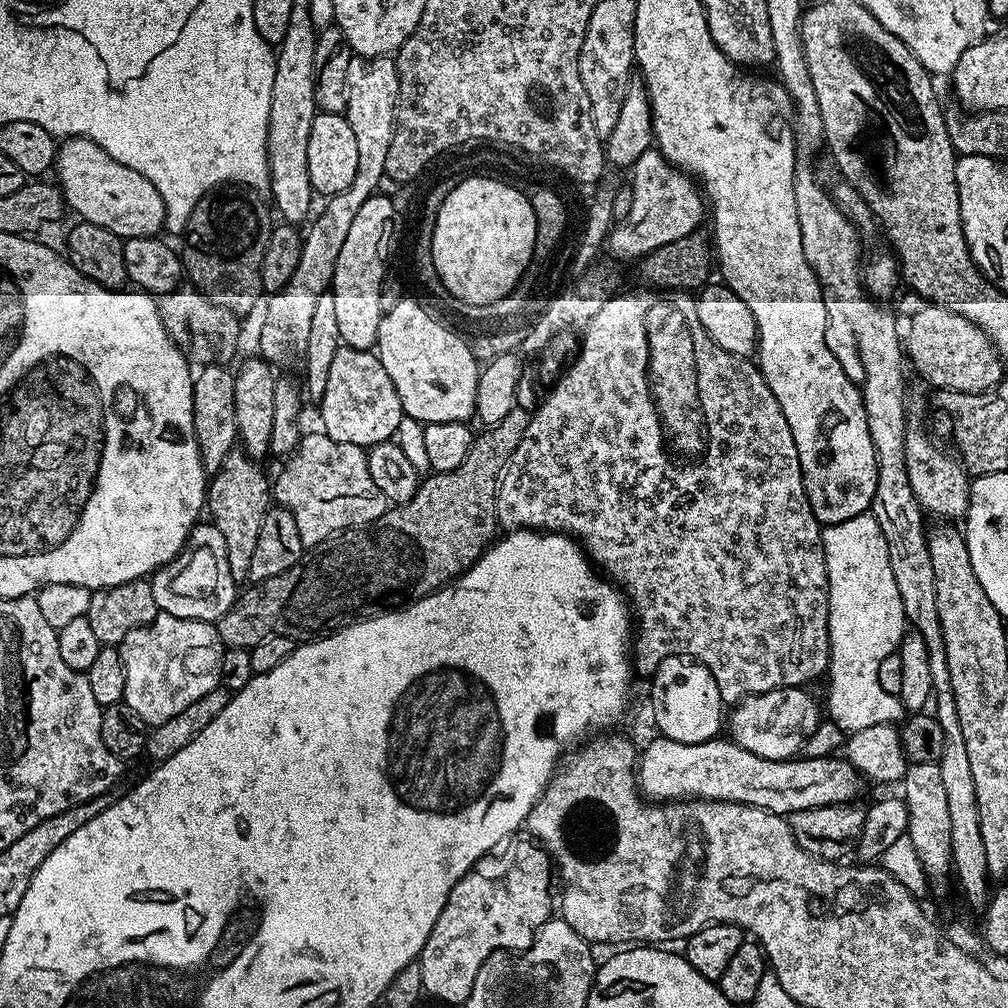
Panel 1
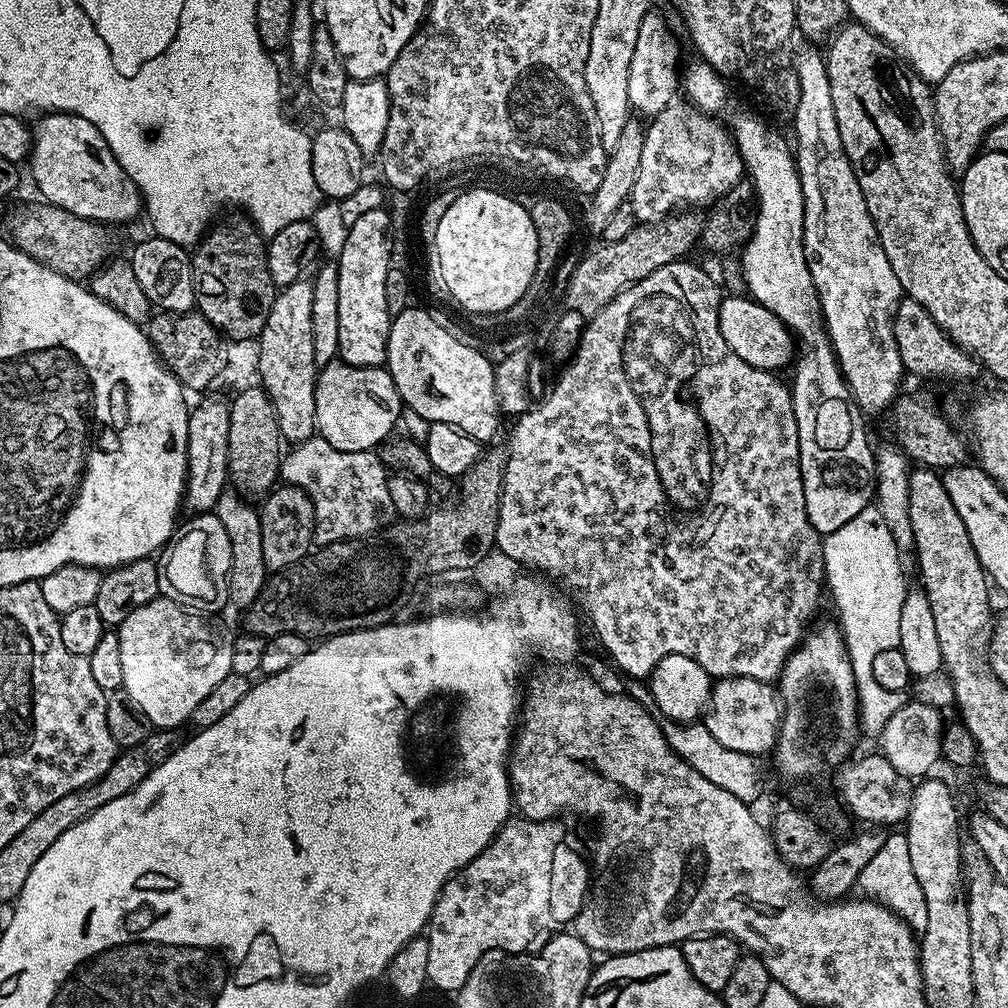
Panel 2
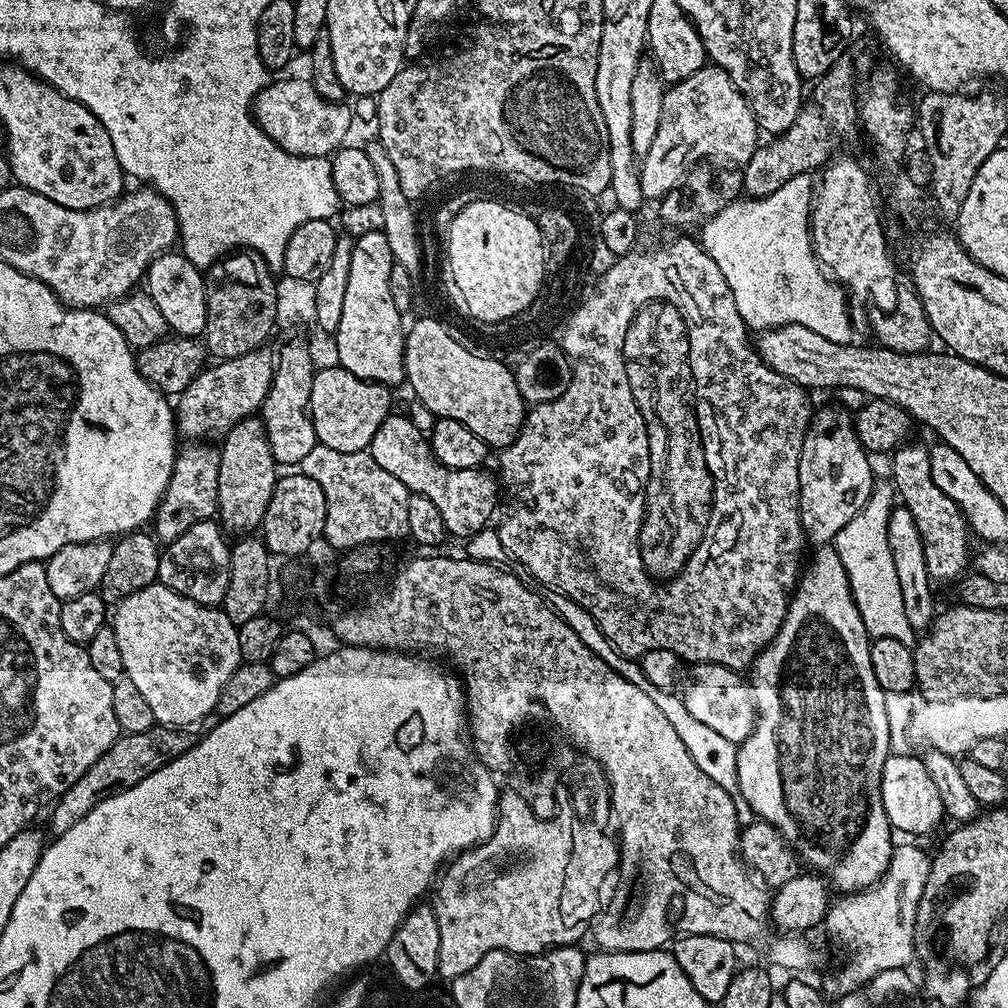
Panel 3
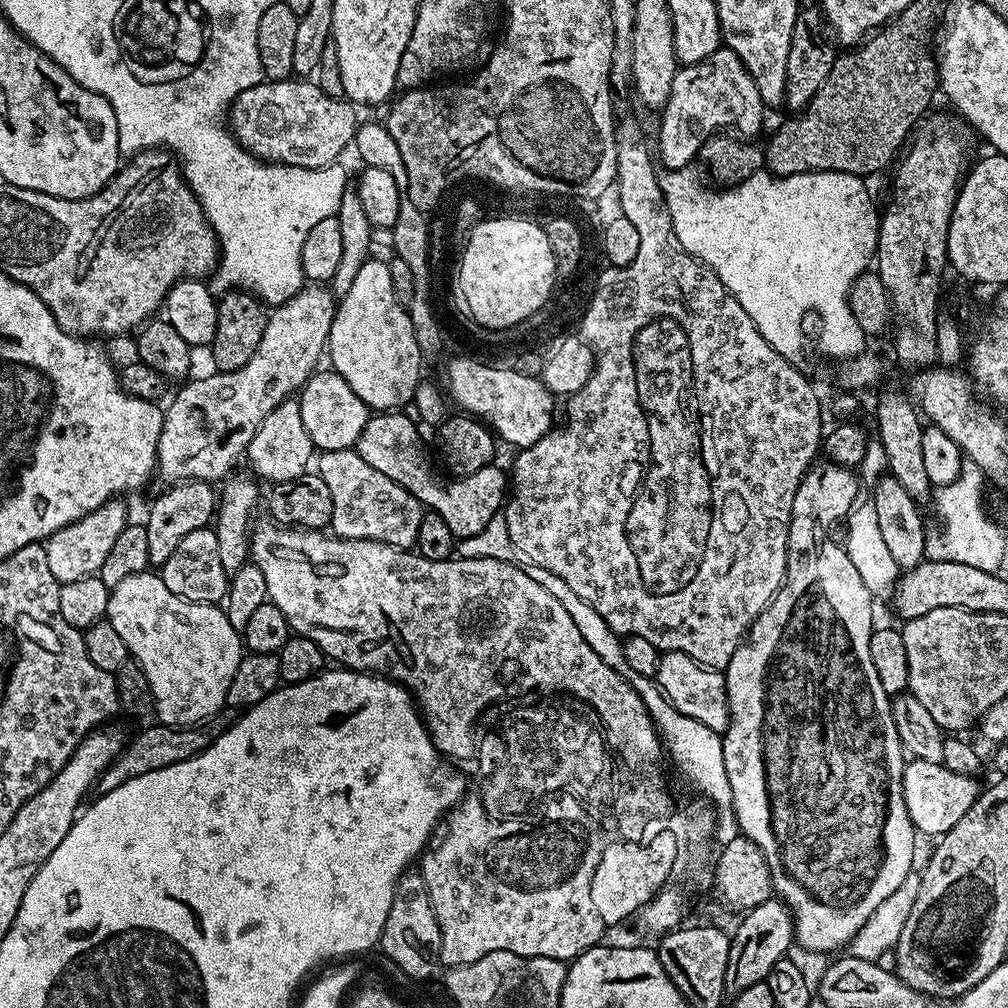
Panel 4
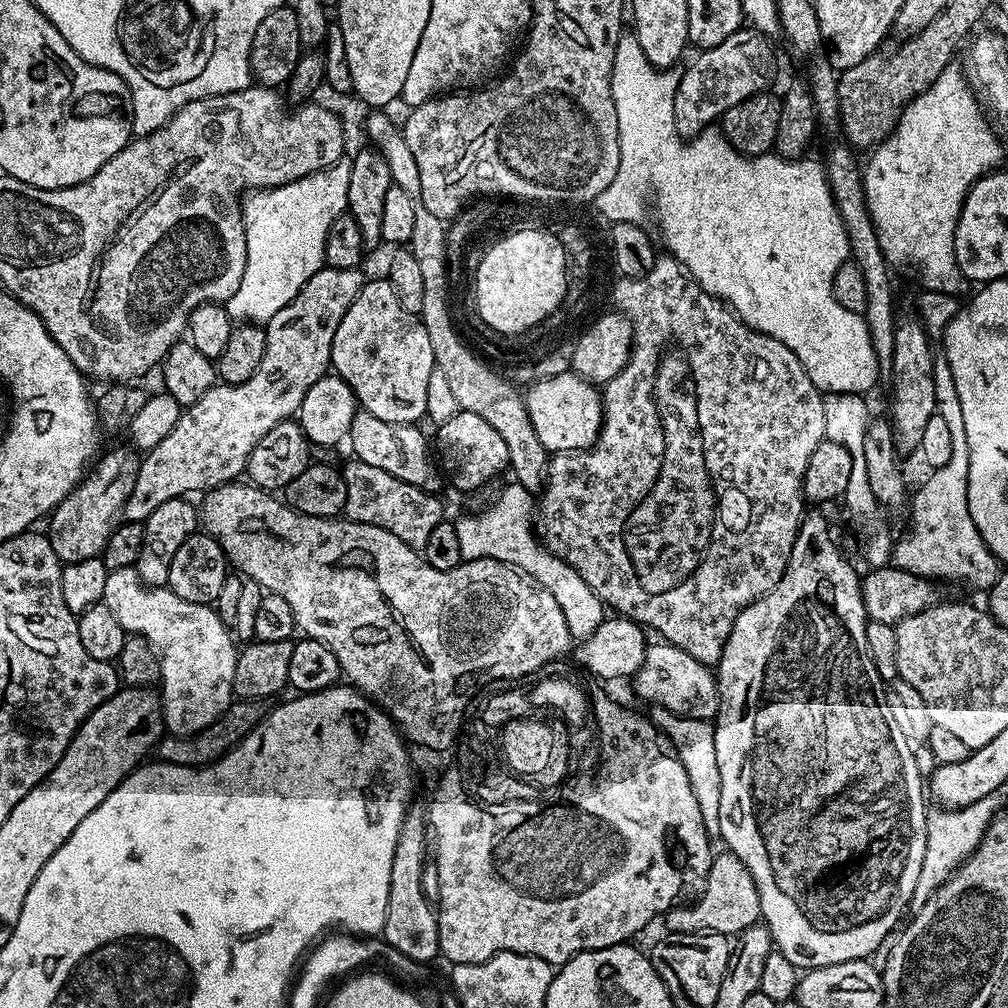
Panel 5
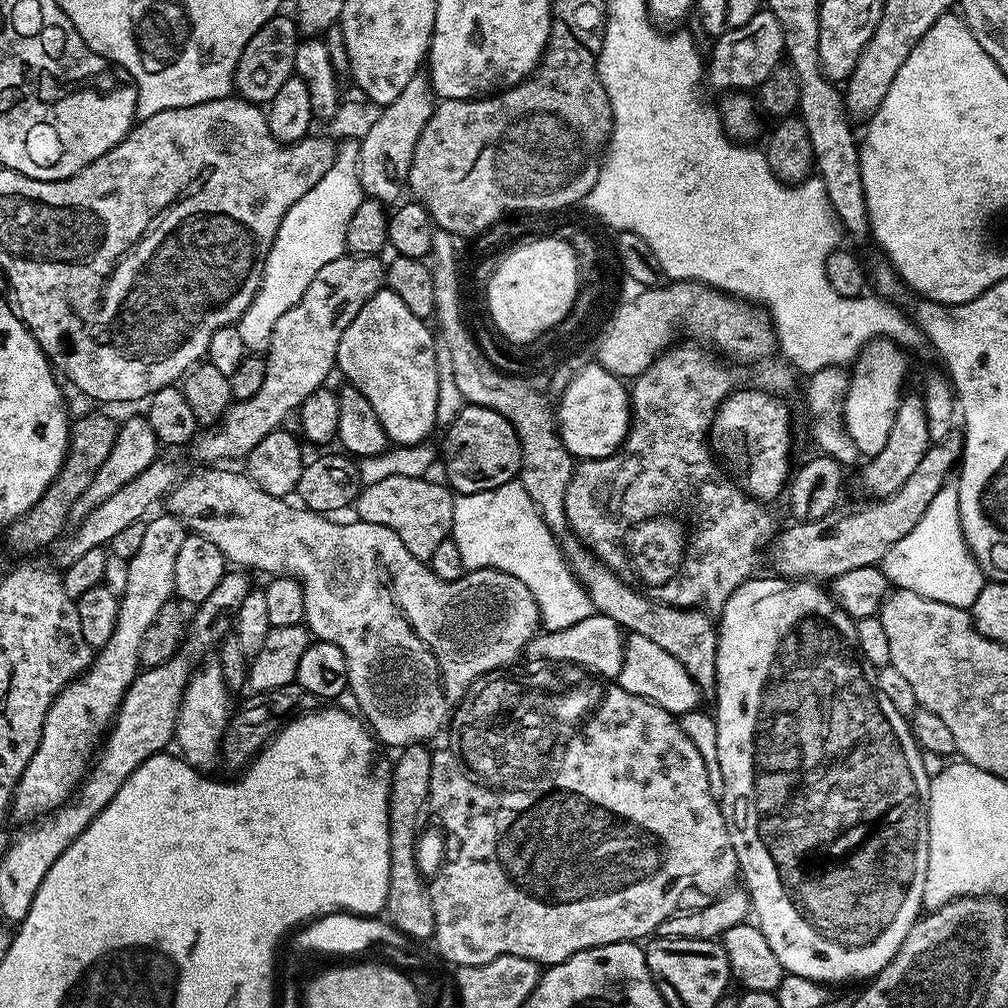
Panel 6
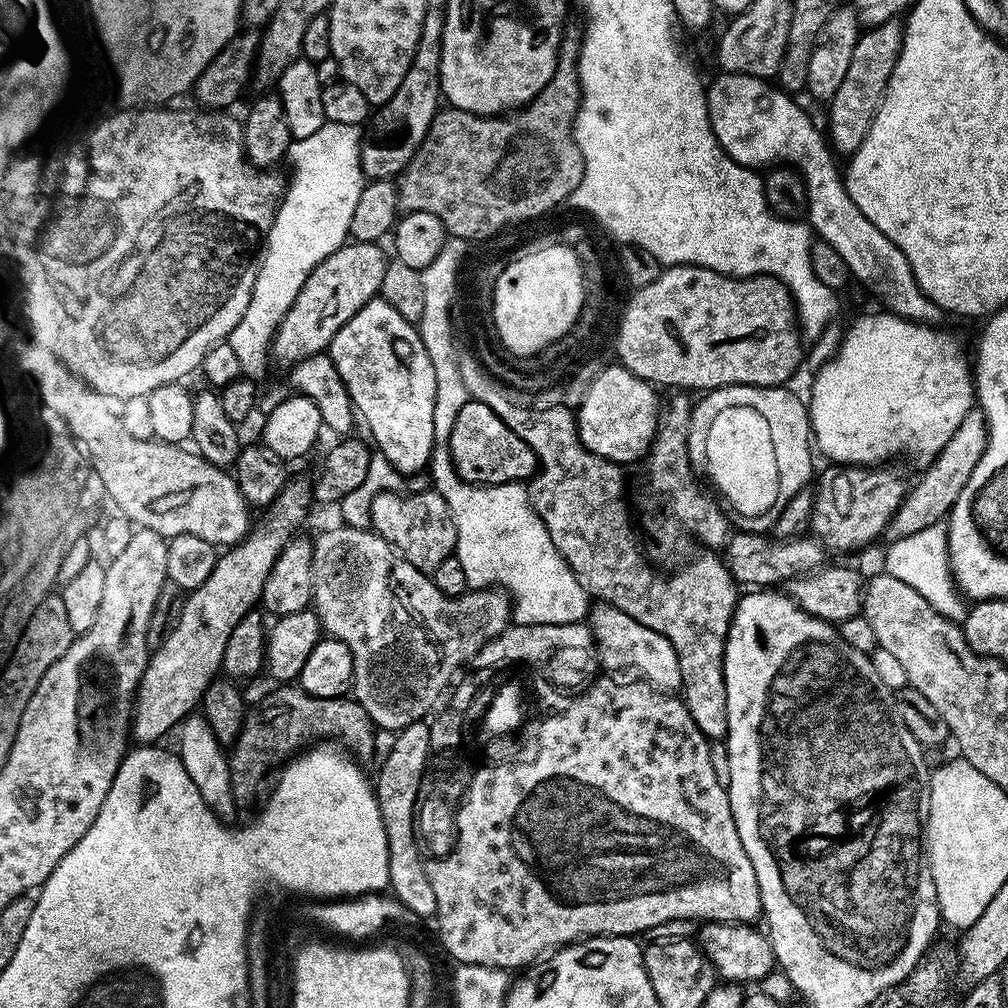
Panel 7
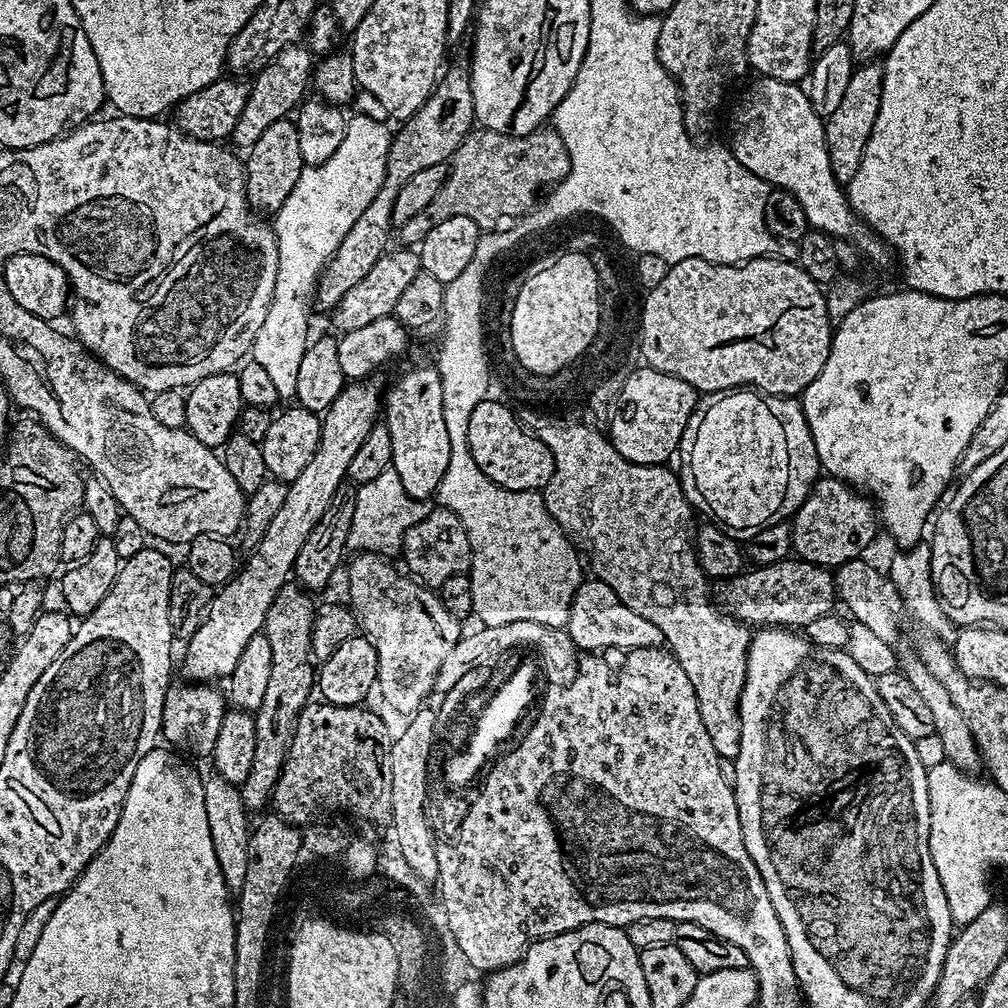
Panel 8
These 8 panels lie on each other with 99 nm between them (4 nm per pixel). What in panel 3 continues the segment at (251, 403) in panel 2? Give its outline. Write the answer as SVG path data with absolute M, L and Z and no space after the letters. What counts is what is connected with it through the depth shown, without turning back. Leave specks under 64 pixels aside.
M259 415L239 420L222 437L219 445L218 462L218 513L219 523L225 533L252 534L263 525L266 506L274 494L278 479L278 465L270 454L270 444L266 438L263 419Z

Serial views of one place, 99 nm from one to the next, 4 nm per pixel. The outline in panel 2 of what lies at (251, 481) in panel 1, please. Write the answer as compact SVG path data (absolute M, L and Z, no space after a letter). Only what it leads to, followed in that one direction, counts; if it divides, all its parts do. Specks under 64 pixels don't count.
M226 490L218 498L214 515L226 526L226 535L230 537L230 574L228 575L228 604L231 607L246 610L258 598L264 583L270 575L262 558L262 526L260 513L255 503L249 502L241 493Z

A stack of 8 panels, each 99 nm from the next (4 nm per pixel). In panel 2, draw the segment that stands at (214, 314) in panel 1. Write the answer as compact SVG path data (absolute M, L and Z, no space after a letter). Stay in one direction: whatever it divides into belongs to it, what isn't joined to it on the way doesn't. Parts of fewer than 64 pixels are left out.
M196 310L182 313L157 311L147 321L146 331L157 357L178 378L185 389L203 393L212 383L219 381L226 364L228 344L218 329Z

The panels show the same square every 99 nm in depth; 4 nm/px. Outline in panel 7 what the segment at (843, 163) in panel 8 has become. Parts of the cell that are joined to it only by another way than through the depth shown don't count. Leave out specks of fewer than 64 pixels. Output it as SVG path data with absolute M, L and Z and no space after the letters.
M899 19L887 20L884 24L877 24L861 31L860 40L854 46L854 55L850 57L850 67L846 70L846 78L842 78L842 86L838 86L838 94L827 105L828 108L828 128L827 137L830 144L837 153L839 151L844 158L851 157L852 153L862 146L866 134L876 117L878 106L884 97L886 86L890 82L890 74L894 74L894 66L898 62L898 54L902 50L904 41L904 29Z

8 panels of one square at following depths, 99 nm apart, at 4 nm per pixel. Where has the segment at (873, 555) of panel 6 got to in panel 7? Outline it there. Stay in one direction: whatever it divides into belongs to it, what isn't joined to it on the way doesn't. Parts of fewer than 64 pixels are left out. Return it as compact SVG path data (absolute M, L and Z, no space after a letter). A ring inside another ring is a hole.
M983 411L968 412L950 438L950 442L946 442L946 446L936 454L932 463L921 471L924 473L921 474L920 481L905 491L904 501L893 514L892 521L888 523L887 539L893 541L907 538L920 530L941 523L952 511L954 502L958 502L958 494L962 494L970 474L974 474L974 466L978 466L987 445L988 422L984 419ZM740 530L729 535L728 542L722 549L722 559L727 564L732 579L737 585L751 586L756 590L780 586L796 576L804 575L805 572L814 572L825 563L824 556L826 557L824 545L808 534L781 540L768 534Z

